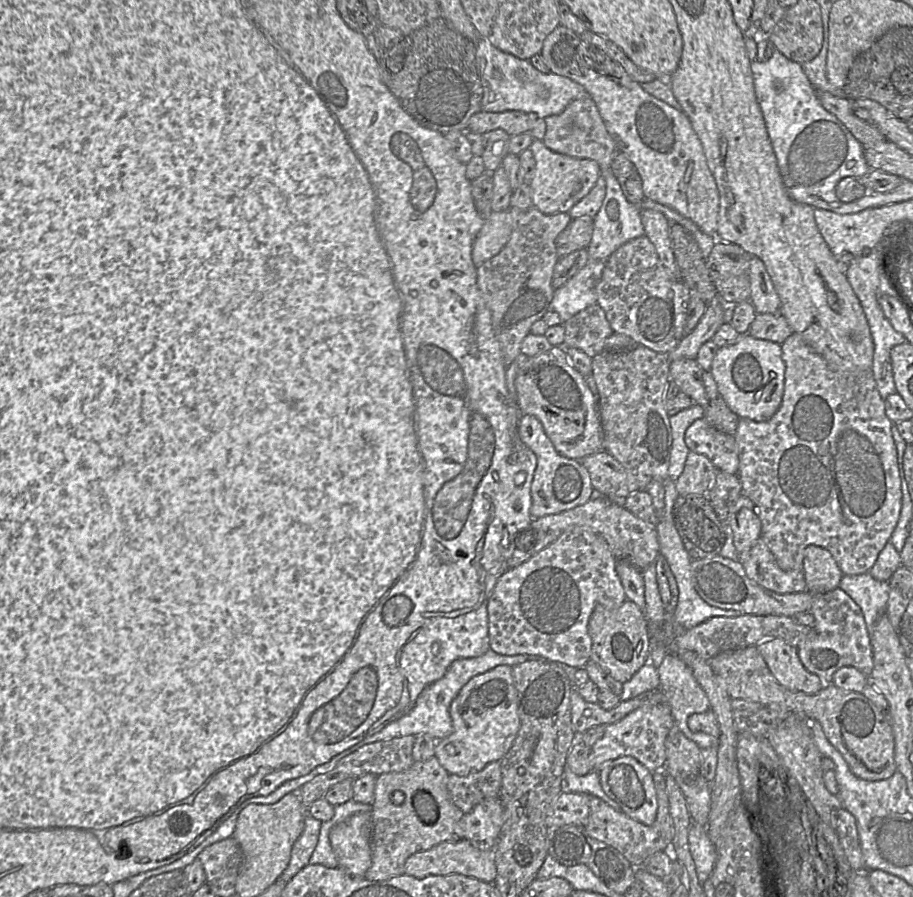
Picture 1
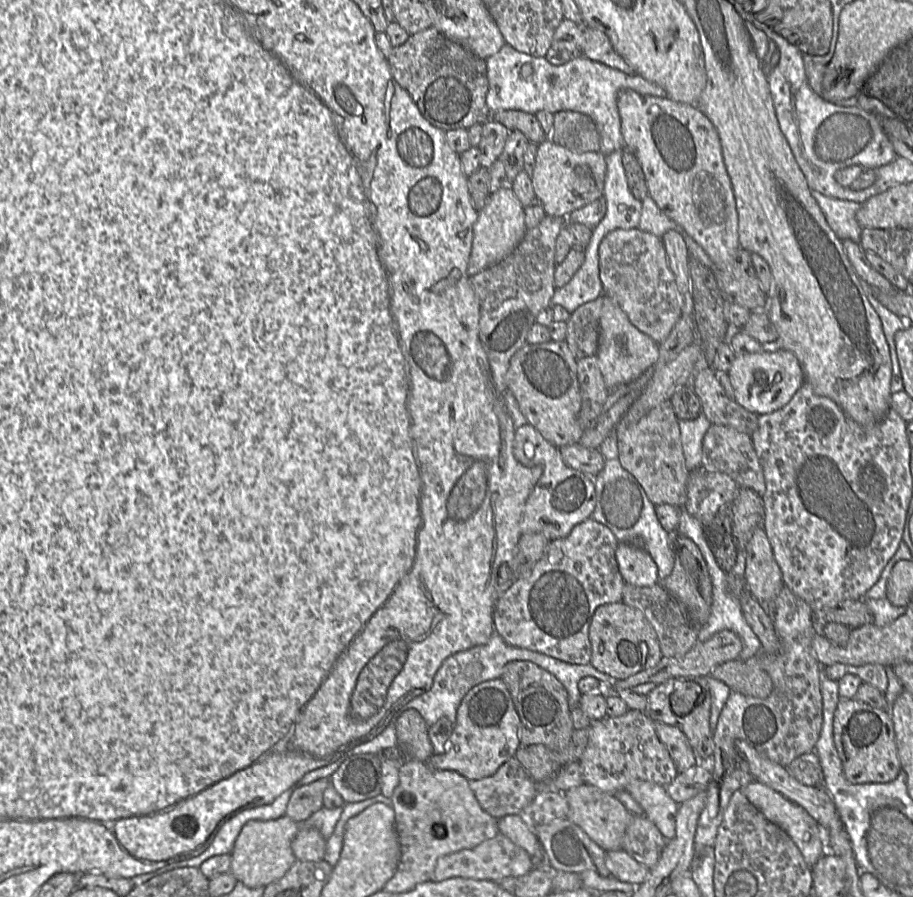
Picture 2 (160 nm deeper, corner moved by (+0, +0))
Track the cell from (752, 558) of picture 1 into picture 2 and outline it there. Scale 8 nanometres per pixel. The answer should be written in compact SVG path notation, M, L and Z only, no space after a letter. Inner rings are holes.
M786 585L775 598L760 604L770 617L781 642L778 653L769 655L760 651L758 655L762 668L772 680L773 689L766 698L731 692L713 732L714 753L708 758L698 759L696 765L708 769L712 779L706 787L706 804L697 823L694 838L696 852L705 847L714 847L732 794L754 781L746 759L735 748L736 740L748 742L772 762L787 767L795 758L813 751L820 736L823 666L812 650L812 638L816 632L811 608Z

